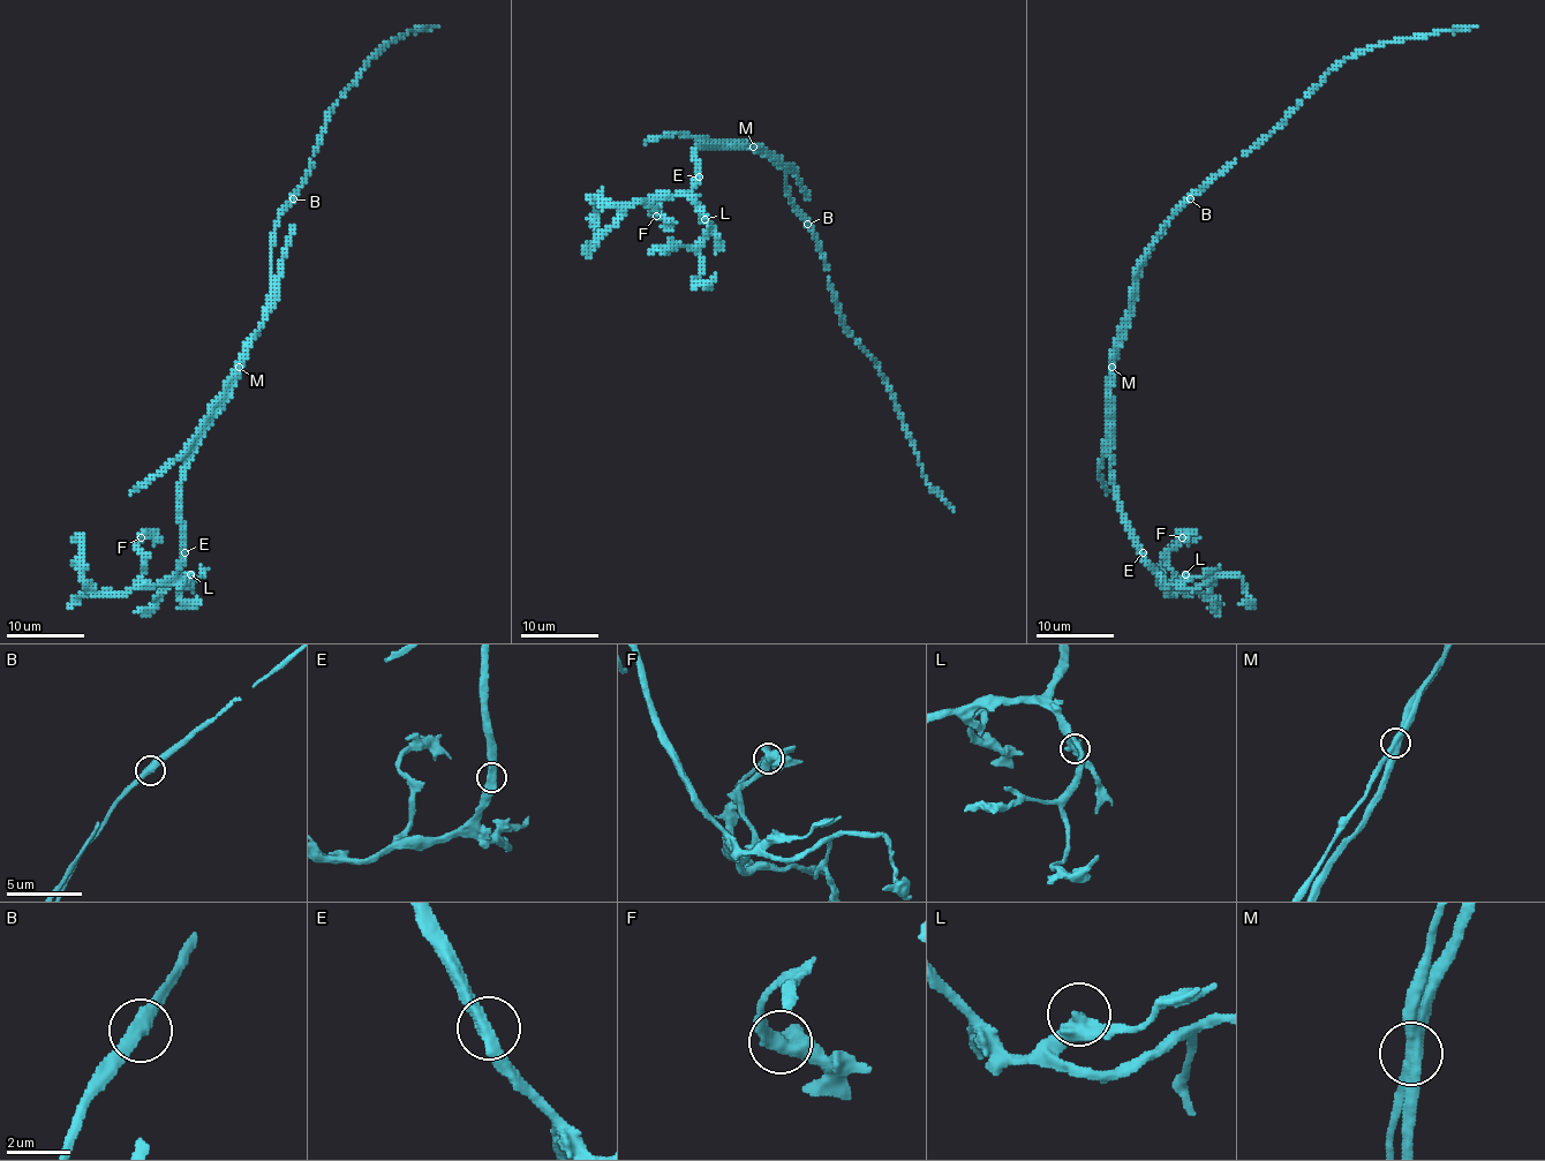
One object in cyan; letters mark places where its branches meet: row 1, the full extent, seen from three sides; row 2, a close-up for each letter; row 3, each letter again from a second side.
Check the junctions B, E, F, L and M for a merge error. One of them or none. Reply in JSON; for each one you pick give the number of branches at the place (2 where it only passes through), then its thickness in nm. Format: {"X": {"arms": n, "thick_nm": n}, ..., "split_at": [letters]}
{"M": {"arms": 2, "thick_nm": 480}, "split_at": ["M"]}

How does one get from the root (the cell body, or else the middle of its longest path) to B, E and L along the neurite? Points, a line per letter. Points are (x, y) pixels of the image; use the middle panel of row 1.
B: (786, 171), (789, 198), (808, 224)
E: (786, 171), (758, 148), (701, 145), (696, 150), (699, 176)
L: (786, 171), (758, 148), (701, 145), (696, 150), (693, 198), (705, 219)

